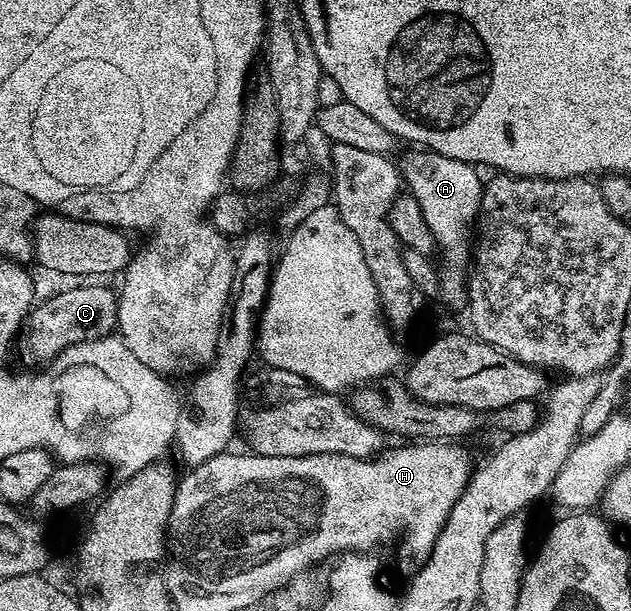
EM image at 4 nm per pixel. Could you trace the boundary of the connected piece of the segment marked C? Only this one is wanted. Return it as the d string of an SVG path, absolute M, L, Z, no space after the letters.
M83 282L80 288L67 288L56 296L51 296L47 301L36 303L27 314L27 322L21 329L21 335L17 340L17 352L27 366L46 366L57 359L69 346L99 340L102 336L112 335L116 331L119 322L119 297L116 289L106 288L103 282Z

